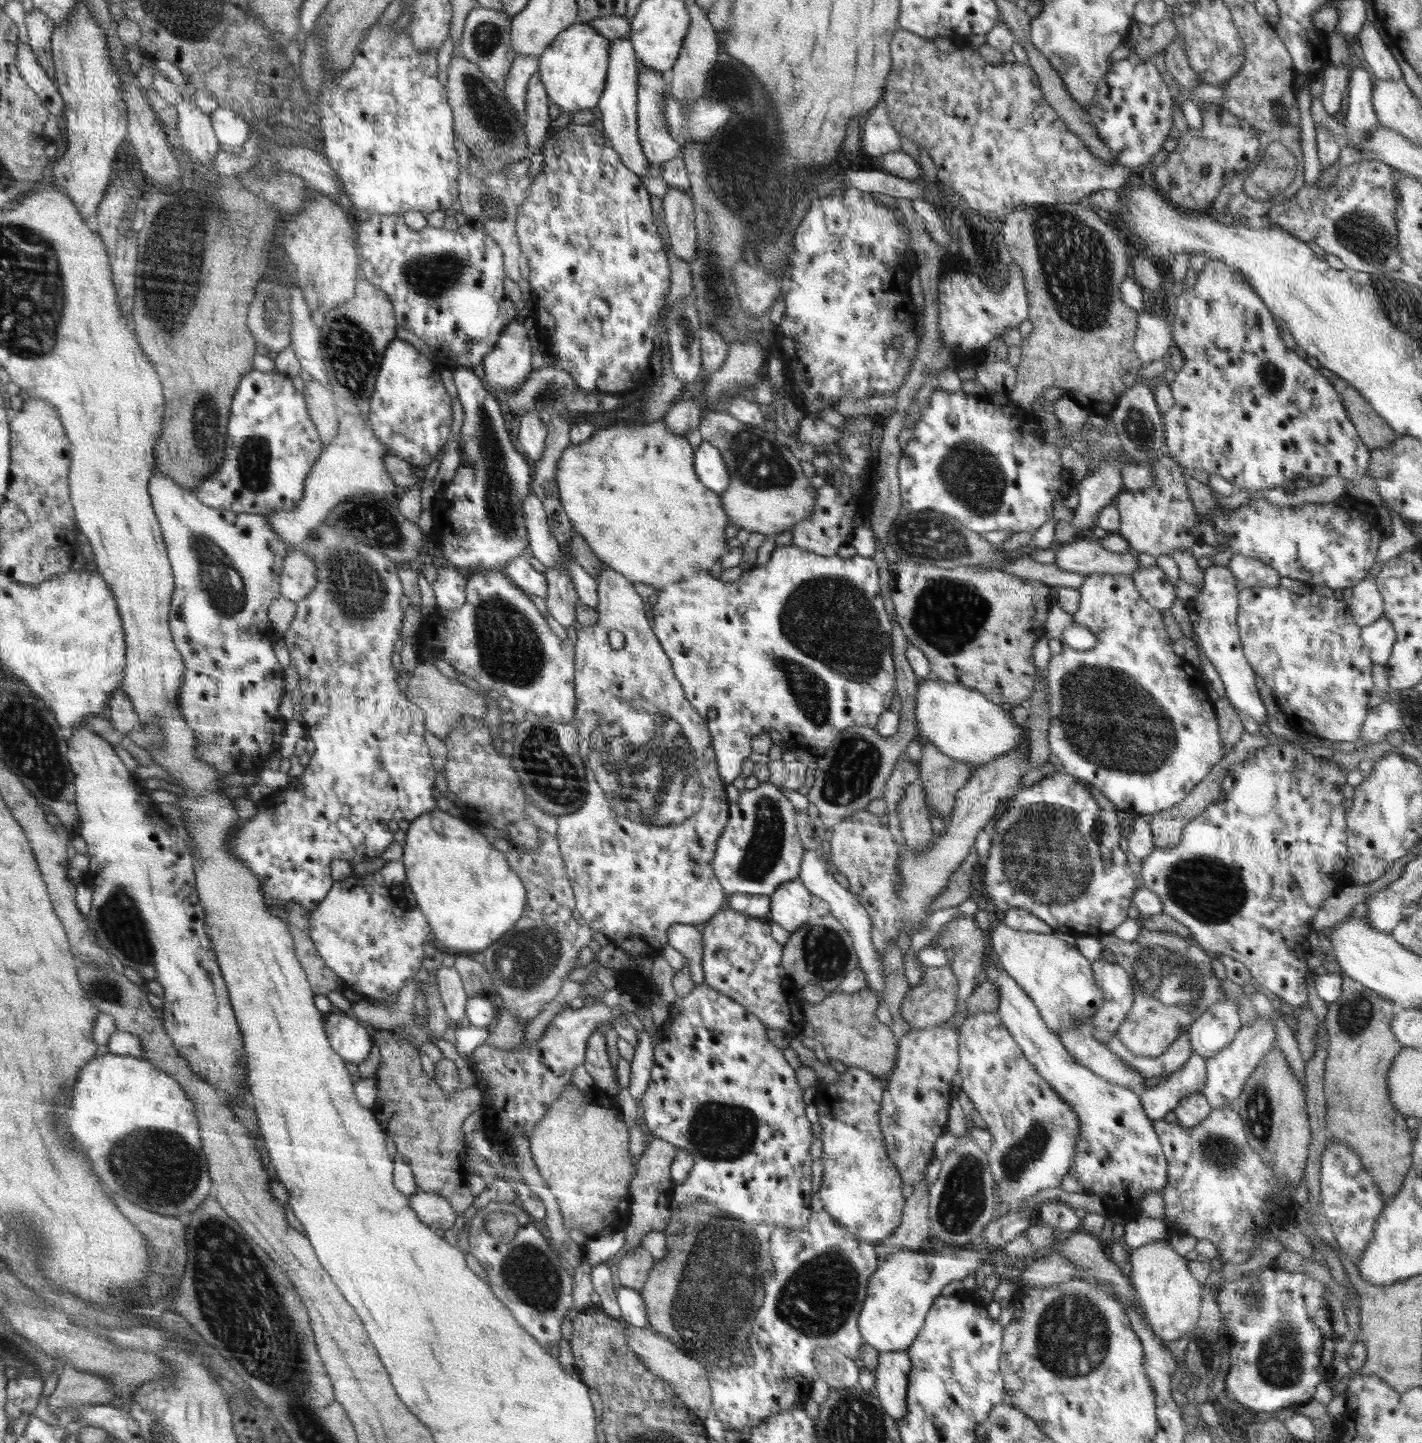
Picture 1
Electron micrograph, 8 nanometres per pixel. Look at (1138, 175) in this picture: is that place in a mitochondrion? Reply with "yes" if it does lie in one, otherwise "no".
no

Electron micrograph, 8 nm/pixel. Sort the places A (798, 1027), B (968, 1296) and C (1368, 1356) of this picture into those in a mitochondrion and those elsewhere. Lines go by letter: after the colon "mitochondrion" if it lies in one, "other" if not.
A: other
B: other
C: other

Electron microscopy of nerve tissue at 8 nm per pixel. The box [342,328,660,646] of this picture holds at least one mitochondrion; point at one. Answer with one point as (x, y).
(500, 489)

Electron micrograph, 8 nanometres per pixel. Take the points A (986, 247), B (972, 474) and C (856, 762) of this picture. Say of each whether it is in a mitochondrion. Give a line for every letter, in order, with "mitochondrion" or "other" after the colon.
A: mitochondrion
B: mitochondrion
C: mitochondrion

